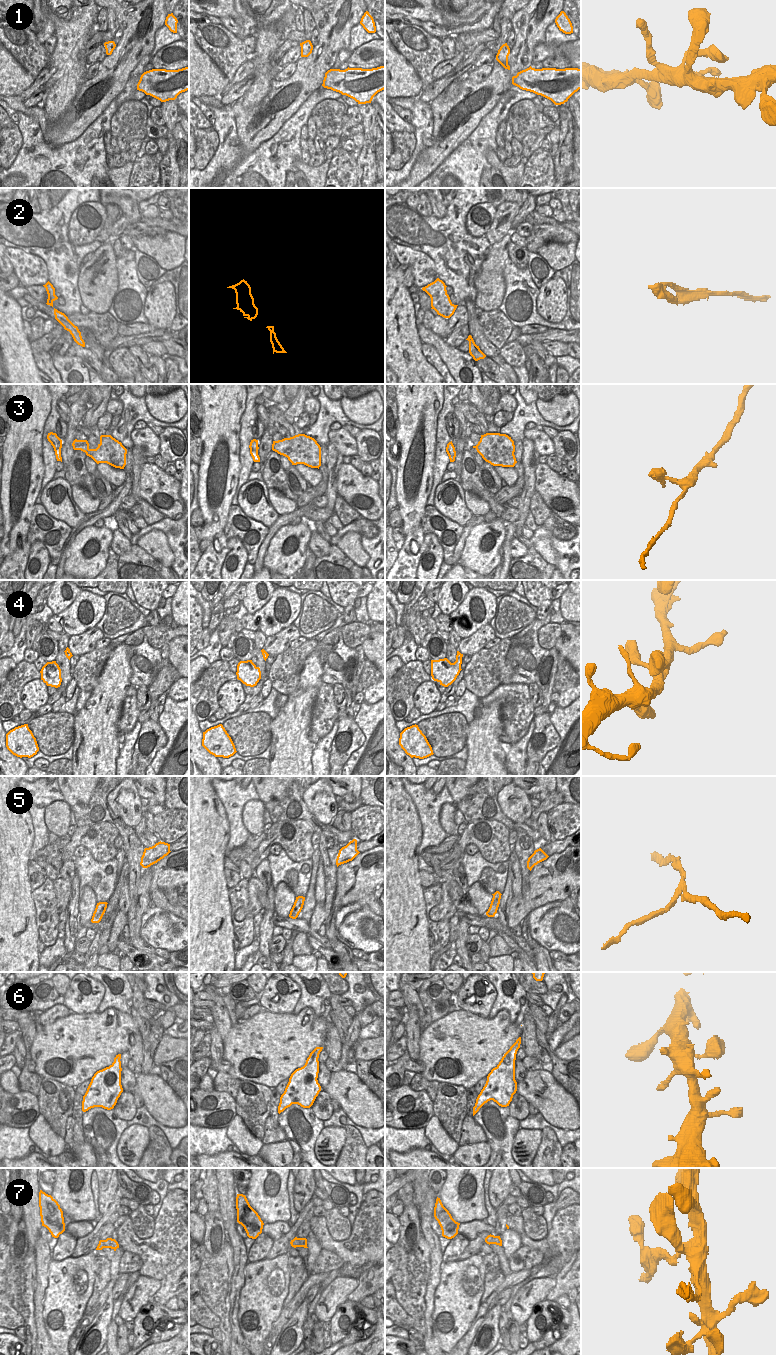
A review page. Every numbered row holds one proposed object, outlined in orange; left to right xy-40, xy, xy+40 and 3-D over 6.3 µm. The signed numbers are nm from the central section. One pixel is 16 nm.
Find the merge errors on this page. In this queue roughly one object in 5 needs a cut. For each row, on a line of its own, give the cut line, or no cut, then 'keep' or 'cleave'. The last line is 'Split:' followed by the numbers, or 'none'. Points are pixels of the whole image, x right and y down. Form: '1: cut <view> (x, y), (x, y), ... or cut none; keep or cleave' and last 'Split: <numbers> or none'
1: cut none; keep
2: cut none; keep
3: cut none; keep
4: cut none; keep
5: cut xy+40 (493, 894), (492, 899), (499, 901); cleave
6: cut none; keep
7: cut xy+40 (492, 1235), (492, 1241), (487, 1243); cleave
Split: 5, 7

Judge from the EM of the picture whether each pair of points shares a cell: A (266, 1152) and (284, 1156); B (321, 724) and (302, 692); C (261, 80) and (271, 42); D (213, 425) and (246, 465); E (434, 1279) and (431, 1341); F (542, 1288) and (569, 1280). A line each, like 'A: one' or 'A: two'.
A: one
B: two
C: one
D: two
E: one
F: two

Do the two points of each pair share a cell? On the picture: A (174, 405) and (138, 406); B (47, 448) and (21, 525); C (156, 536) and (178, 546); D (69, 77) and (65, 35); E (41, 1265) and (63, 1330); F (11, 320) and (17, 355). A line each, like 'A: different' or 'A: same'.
A: different
B: different
C: different
D: same
E: different
F: same

